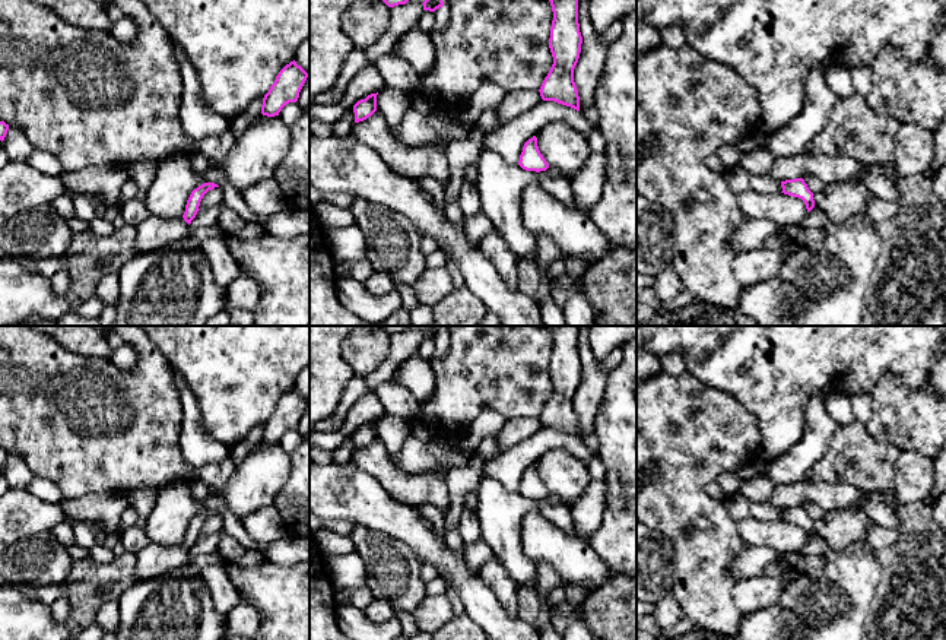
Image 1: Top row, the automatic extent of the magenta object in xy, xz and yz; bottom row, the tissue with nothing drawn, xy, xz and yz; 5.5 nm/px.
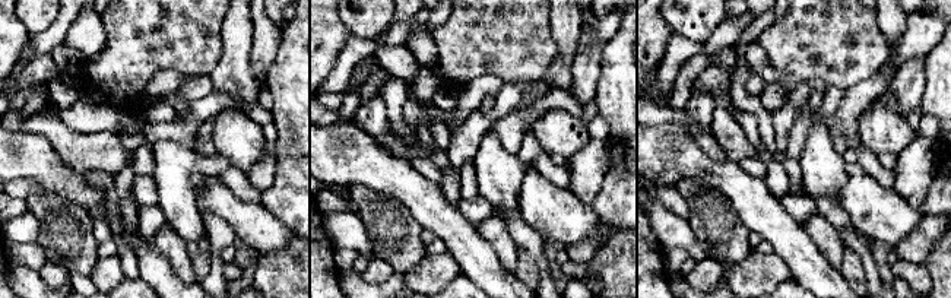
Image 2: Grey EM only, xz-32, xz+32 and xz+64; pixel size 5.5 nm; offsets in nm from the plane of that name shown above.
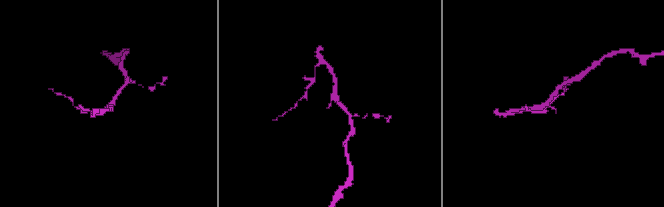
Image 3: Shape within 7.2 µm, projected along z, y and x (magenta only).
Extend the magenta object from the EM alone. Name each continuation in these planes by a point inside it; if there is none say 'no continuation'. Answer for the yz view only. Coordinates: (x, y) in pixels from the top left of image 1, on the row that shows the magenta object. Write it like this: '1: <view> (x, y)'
no continuation

